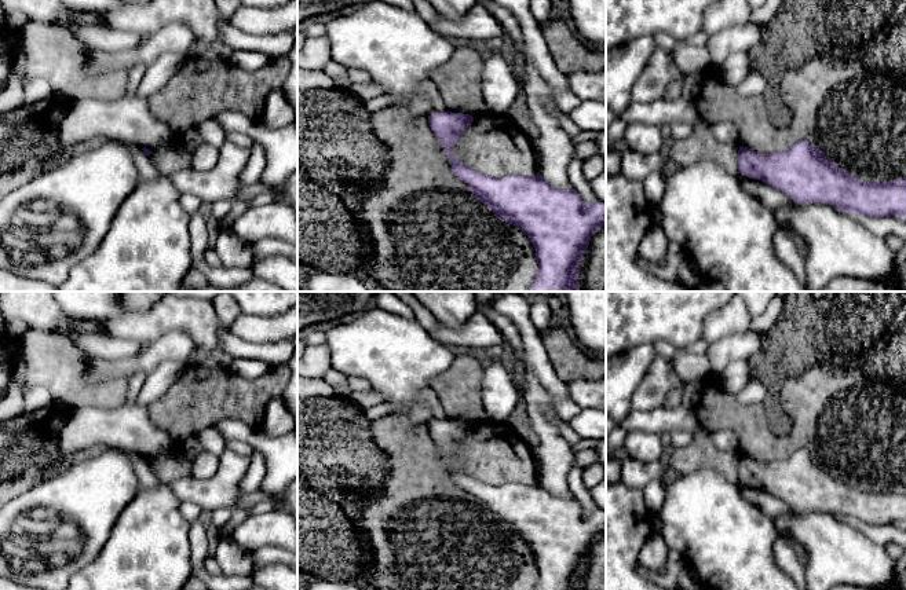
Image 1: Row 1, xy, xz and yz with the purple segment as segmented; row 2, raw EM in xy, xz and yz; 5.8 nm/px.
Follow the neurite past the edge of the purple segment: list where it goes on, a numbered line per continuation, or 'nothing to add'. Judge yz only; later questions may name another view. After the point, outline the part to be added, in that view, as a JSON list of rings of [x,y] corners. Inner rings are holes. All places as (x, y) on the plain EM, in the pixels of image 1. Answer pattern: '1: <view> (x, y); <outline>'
nothing to add

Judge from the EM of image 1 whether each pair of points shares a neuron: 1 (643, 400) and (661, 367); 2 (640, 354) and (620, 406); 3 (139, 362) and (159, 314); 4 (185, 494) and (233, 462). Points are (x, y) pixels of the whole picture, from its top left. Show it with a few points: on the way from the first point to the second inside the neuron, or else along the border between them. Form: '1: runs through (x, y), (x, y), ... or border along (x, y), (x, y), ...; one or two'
1: runs through (649, 392), (660, 380), (660, 376); one
2: runs through (631, 366), (620, 377), (620, 394); one
3: border along (175, 329), (146, 344); two
4: runs through (197, 491), (208, 491), (225, 475); one

